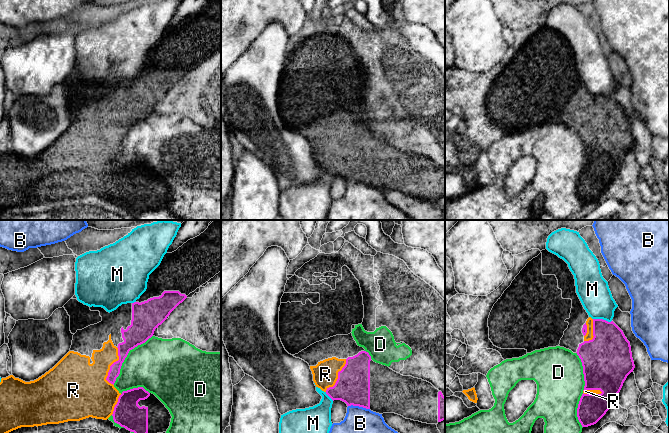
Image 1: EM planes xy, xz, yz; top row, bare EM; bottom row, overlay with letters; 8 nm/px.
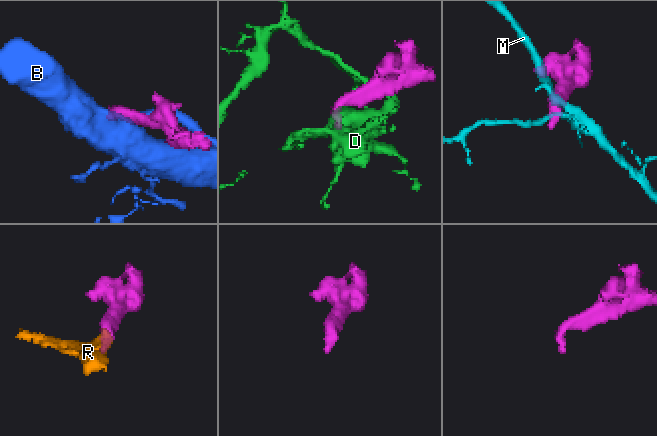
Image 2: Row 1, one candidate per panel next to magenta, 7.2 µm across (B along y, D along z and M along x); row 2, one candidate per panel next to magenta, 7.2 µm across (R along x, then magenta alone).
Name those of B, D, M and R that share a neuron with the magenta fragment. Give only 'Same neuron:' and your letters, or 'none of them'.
Same neuron: R

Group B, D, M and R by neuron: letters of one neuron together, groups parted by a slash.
B / D / M / R

